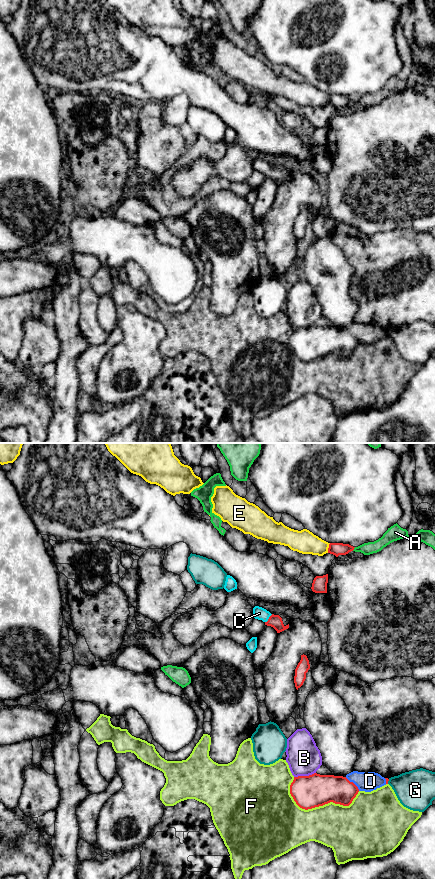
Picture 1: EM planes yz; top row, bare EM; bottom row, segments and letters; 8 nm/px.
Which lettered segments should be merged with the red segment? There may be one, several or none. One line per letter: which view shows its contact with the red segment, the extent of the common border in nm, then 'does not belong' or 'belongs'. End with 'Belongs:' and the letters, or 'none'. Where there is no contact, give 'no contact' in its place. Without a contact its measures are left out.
A: meets red in yz; contact 40 nm long; does not belong
B: meets red in yz; contact 180 nm long; does not belong
C: meets red in yz; contact 90 nm long; belongs
D: meets red in yz; contact 160 nm long; does not belong
E: meets red in yz; contact 80 nm long; does not belong
F: meets red in yz; contact 550 nm long; does not belong
G: meets red in yz; contact 40 nm long; does not belong
Belongs: C

